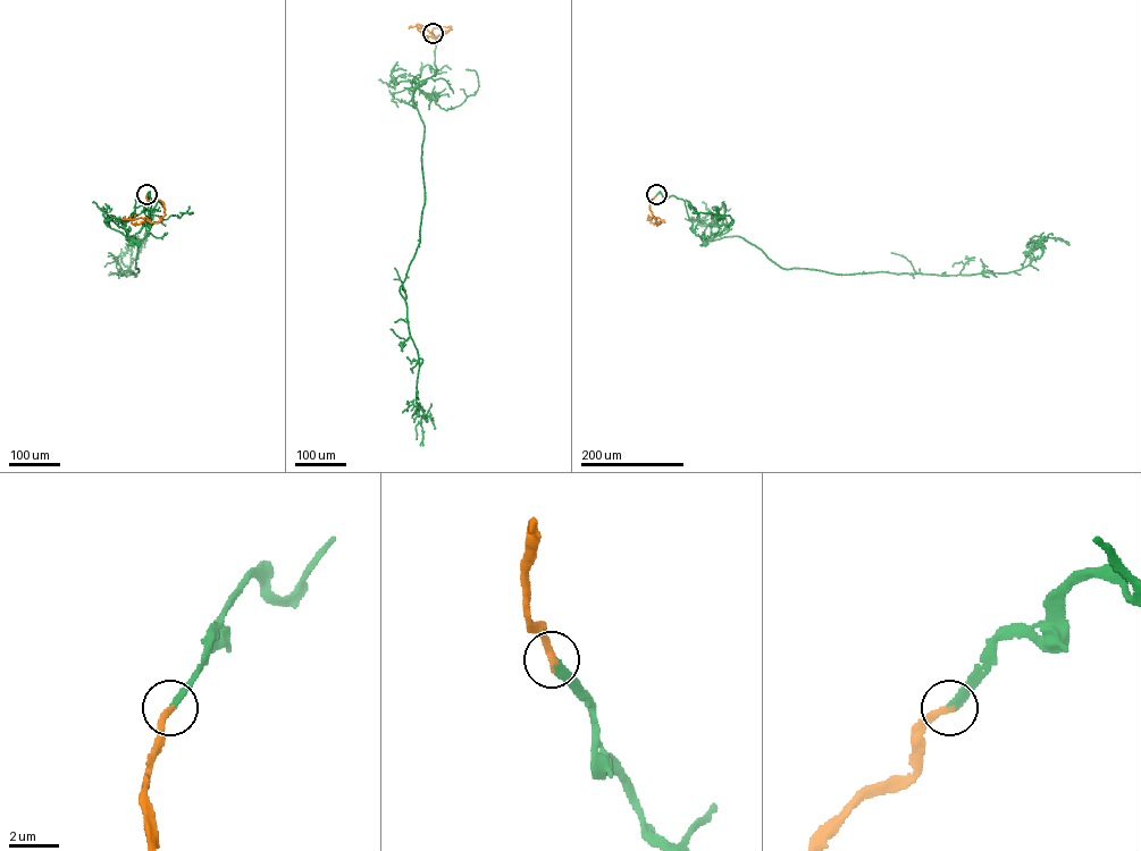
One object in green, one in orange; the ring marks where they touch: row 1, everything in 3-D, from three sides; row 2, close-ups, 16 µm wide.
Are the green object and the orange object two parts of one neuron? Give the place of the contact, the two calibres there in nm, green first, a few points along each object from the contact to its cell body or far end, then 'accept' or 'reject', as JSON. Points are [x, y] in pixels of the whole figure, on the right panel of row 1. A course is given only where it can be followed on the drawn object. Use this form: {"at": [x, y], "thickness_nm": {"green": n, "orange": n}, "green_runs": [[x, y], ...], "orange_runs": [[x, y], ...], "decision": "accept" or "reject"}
{"at": [656, 194], "thickness_nm": {"green": 300, "orange": 320}, "green_runs": [[656, 194], [660, 192], [664, 197], [674, 195], [685, 201], [691, 228], [704, 242], [701, 245], [705, 244]], "orange_runs": [[656, 194], [649, 200], [649, 208], [660, 222], [657, 217], [652, 219]], "decision": "accept"}

